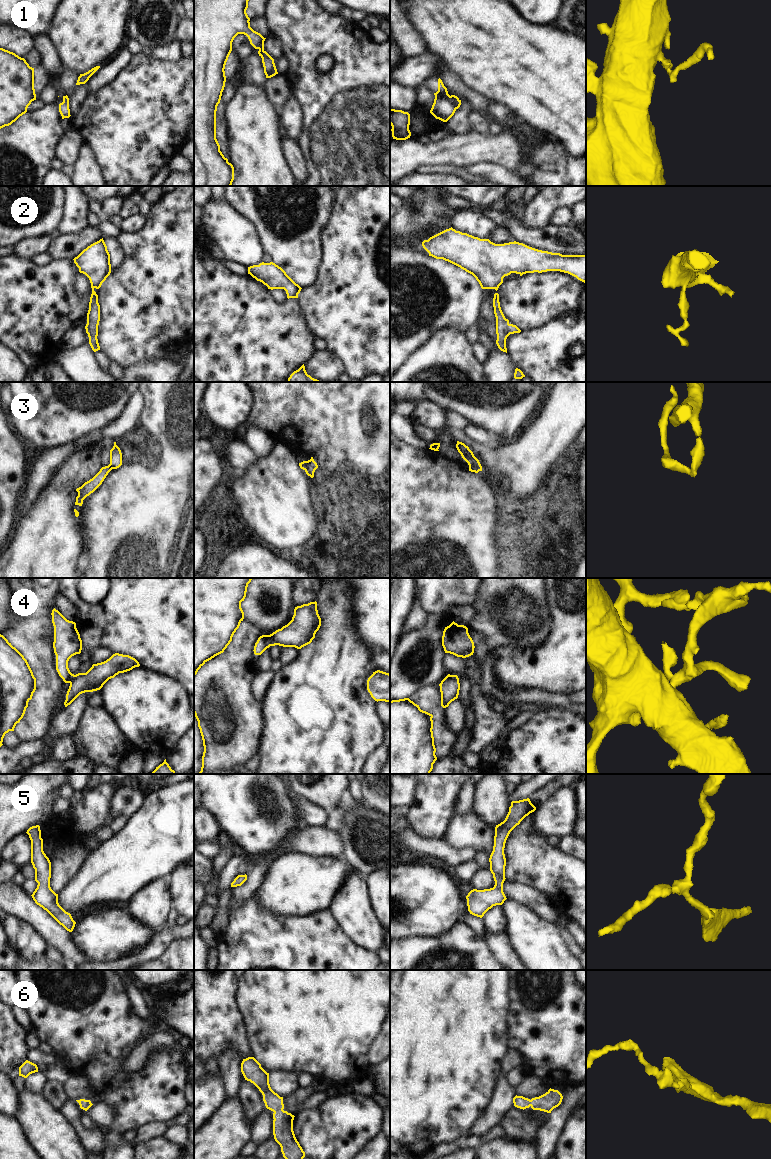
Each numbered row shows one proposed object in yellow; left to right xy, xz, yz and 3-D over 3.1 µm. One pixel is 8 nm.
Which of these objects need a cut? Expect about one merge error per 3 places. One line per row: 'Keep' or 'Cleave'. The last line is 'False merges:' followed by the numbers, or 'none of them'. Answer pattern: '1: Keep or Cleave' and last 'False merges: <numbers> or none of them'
1: Cleave
2: Keep
3: Cleave
4: Cleave
5: Keep
6: Keep
False merges: 1, 3, 4

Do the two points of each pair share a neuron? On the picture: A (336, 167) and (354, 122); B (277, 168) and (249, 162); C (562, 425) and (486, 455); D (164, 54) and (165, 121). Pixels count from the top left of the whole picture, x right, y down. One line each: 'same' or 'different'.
A: same
B: same
C: same
D: different

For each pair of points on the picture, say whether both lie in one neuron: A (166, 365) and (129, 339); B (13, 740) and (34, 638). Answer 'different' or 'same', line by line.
A: different
B: different

